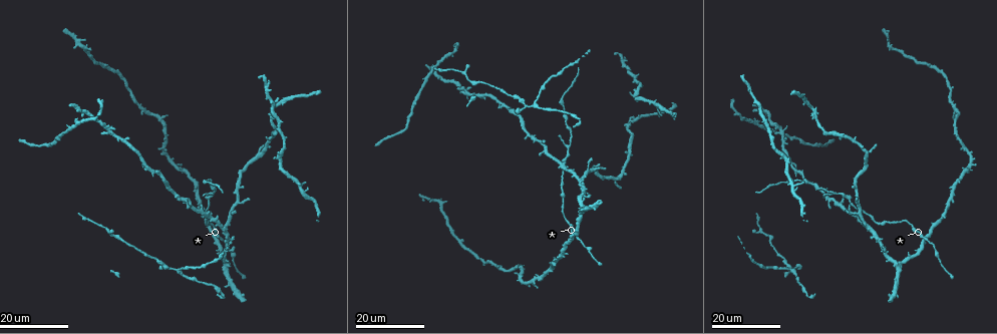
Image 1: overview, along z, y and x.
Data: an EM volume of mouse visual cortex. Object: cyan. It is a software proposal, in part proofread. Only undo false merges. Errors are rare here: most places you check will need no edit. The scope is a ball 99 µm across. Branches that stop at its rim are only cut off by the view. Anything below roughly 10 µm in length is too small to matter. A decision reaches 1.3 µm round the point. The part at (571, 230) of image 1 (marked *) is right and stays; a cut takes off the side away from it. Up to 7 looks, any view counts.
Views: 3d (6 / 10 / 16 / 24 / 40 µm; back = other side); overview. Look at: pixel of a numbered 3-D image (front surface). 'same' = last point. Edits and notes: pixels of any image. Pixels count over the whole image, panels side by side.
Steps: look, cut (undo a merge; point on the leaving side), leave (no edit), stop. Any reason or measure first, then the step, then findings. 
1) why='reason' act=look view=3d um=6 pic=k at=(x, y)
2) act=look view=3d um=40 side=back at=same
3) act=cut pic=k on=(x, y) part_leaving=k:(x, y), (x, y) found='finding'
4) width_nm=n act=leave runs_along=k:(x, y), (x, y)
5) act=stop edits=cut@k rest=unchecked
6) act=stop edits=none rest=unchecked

act=look view=3d um=16 pic=1 at=(639, 116)

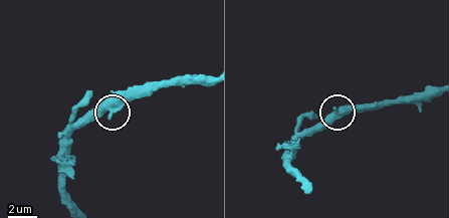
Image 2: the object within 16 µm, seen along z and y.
act=look view=3d um=6 pic=2 at=(337, 108)

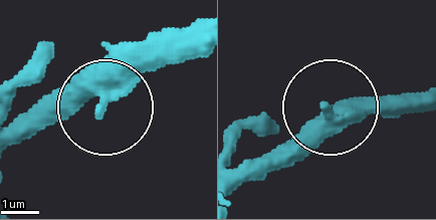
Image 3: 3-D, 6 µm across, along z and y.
act=leave runs_along=3:(237, 185), (323, 115), (397, 115) found='one cell here'

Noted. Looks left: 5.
why='three arms meet' act=look view=3d um=16 pic=1 at=(277, 119)

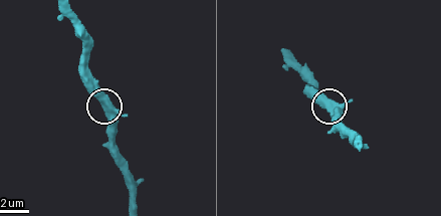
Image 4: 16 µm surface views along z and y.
act=look view=3d um=10 pic=4 at=(110, 108)

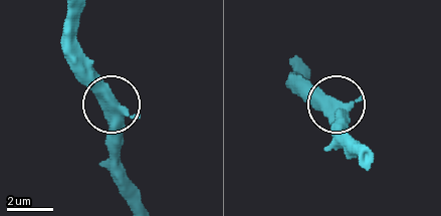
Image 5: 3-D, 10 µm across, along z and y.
arms=3 act=leave found='all the same cell'

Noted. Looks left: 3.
why='calibre changes' act=look view=3d um=16 pic=1 at=(220, 186)

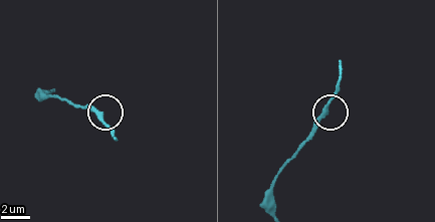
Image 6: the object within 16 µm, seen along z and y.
act=look view=3d um=10 pic=6 at=(326, 108)

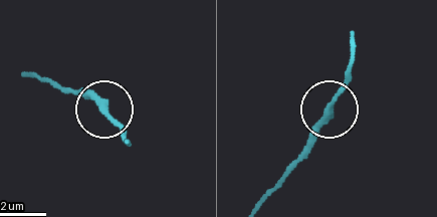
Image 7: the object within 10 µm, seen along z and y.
act=leave runs_along=7:(259, 203), (299, 157), (350, 72) found='all the same cell'

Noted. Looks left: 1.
act=stop edits=none rest=unchecked

